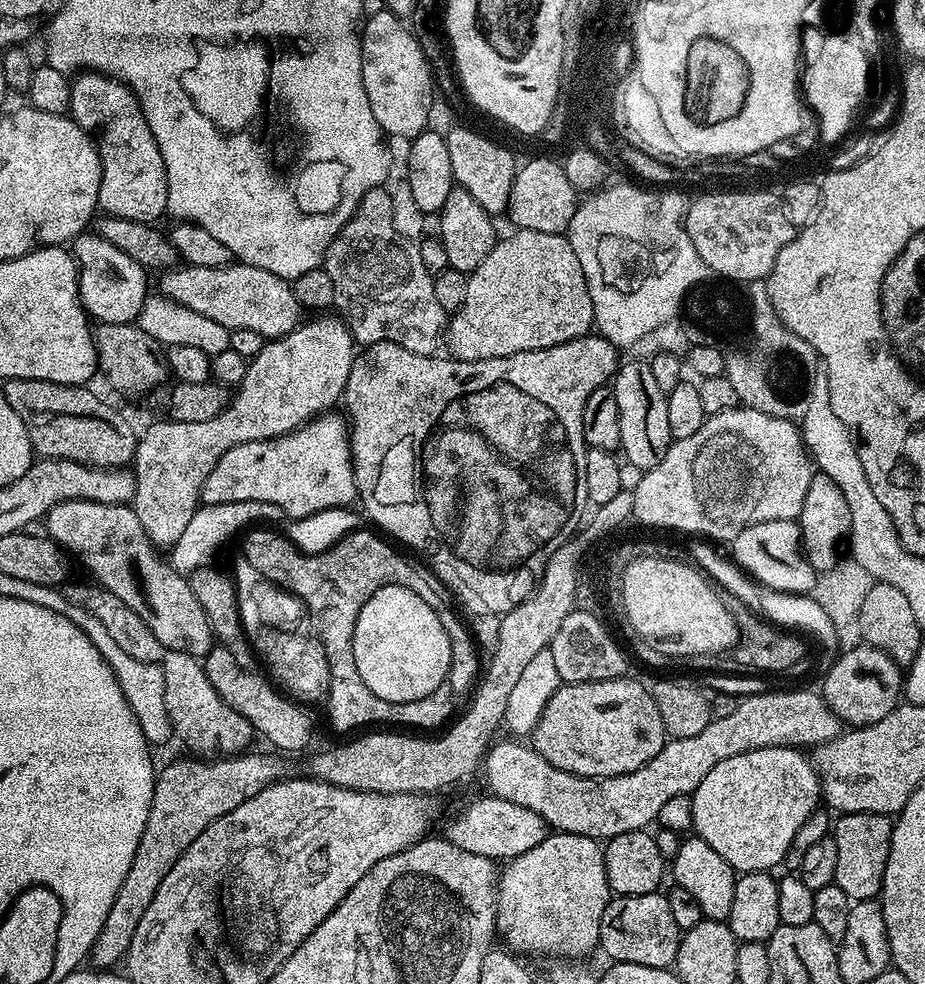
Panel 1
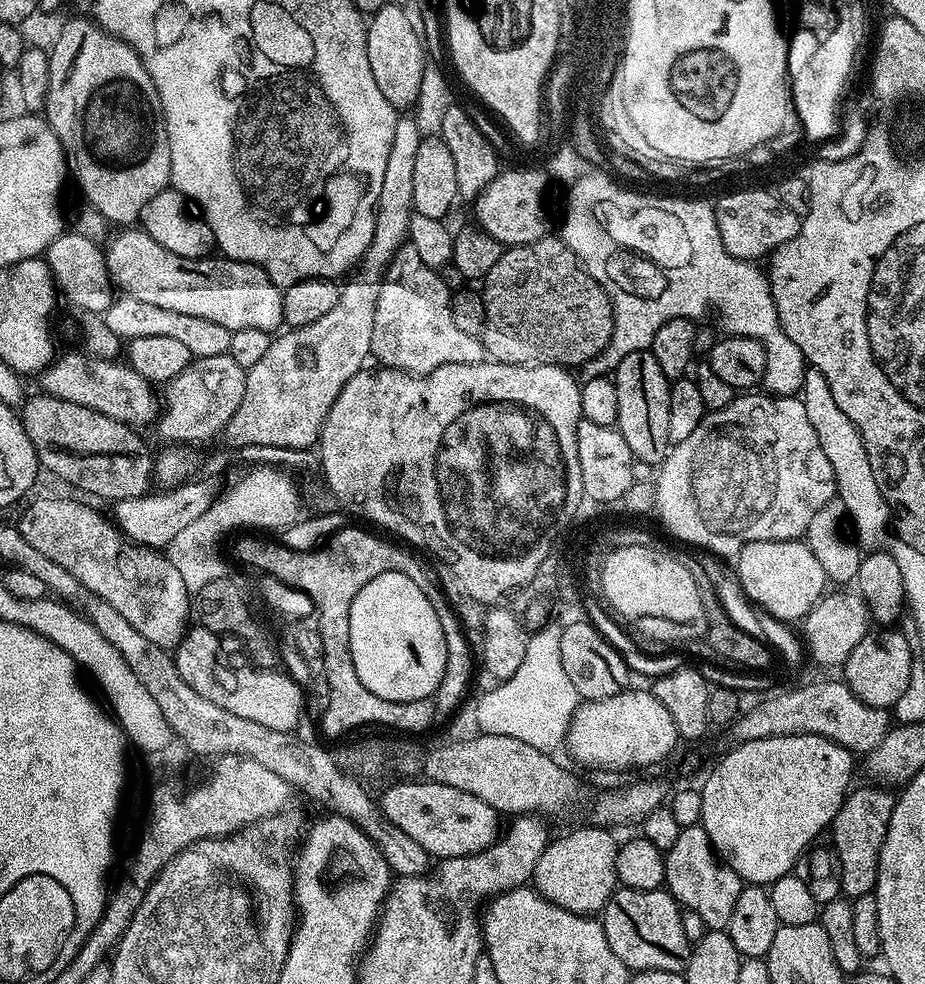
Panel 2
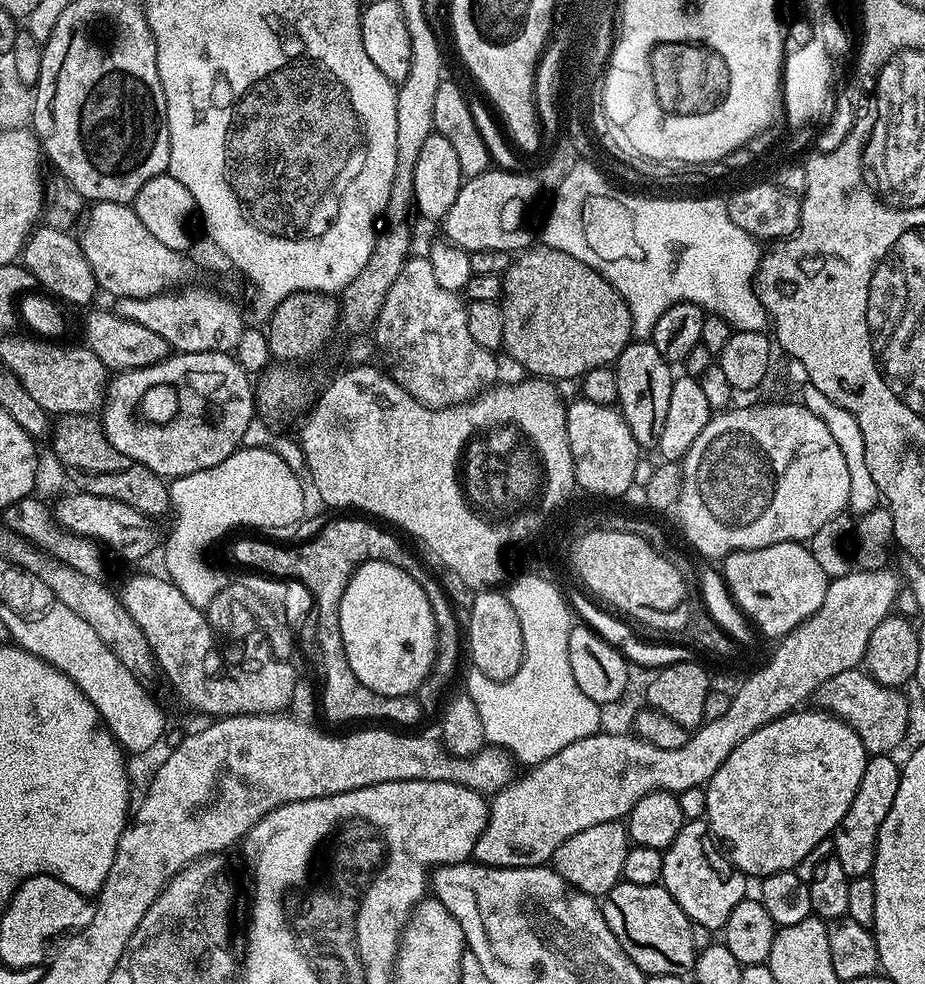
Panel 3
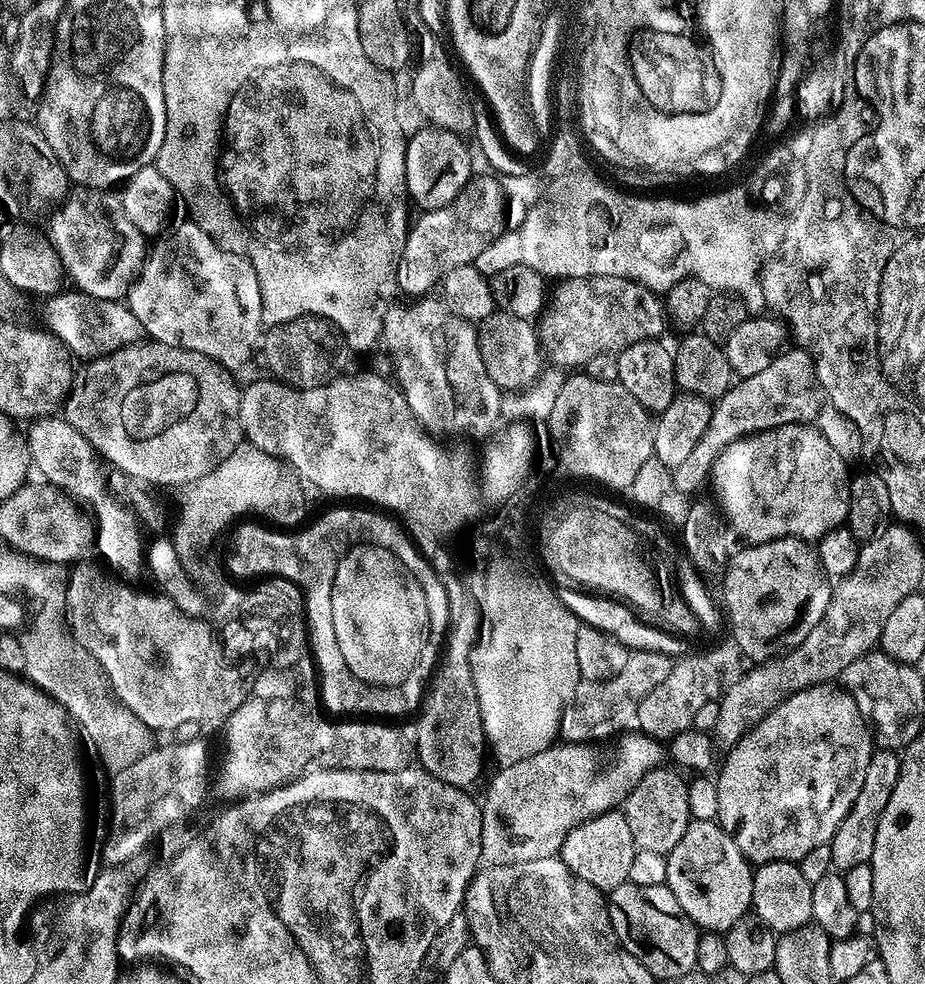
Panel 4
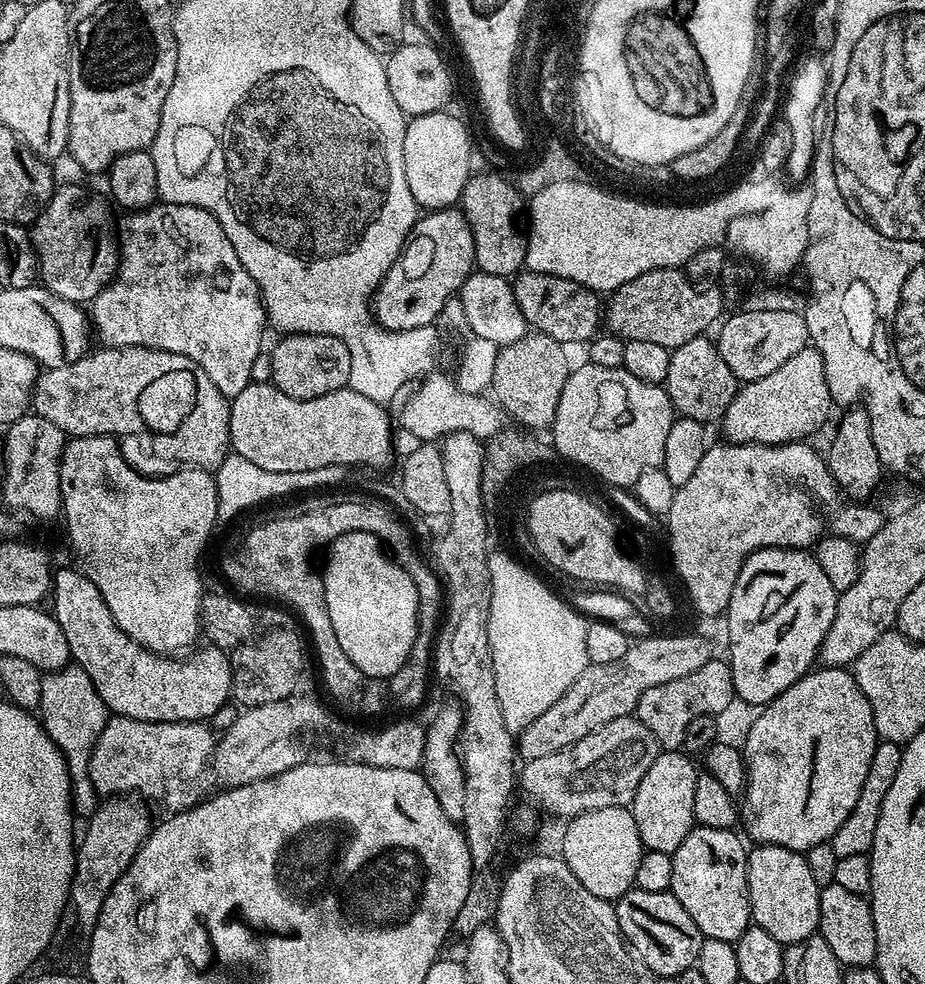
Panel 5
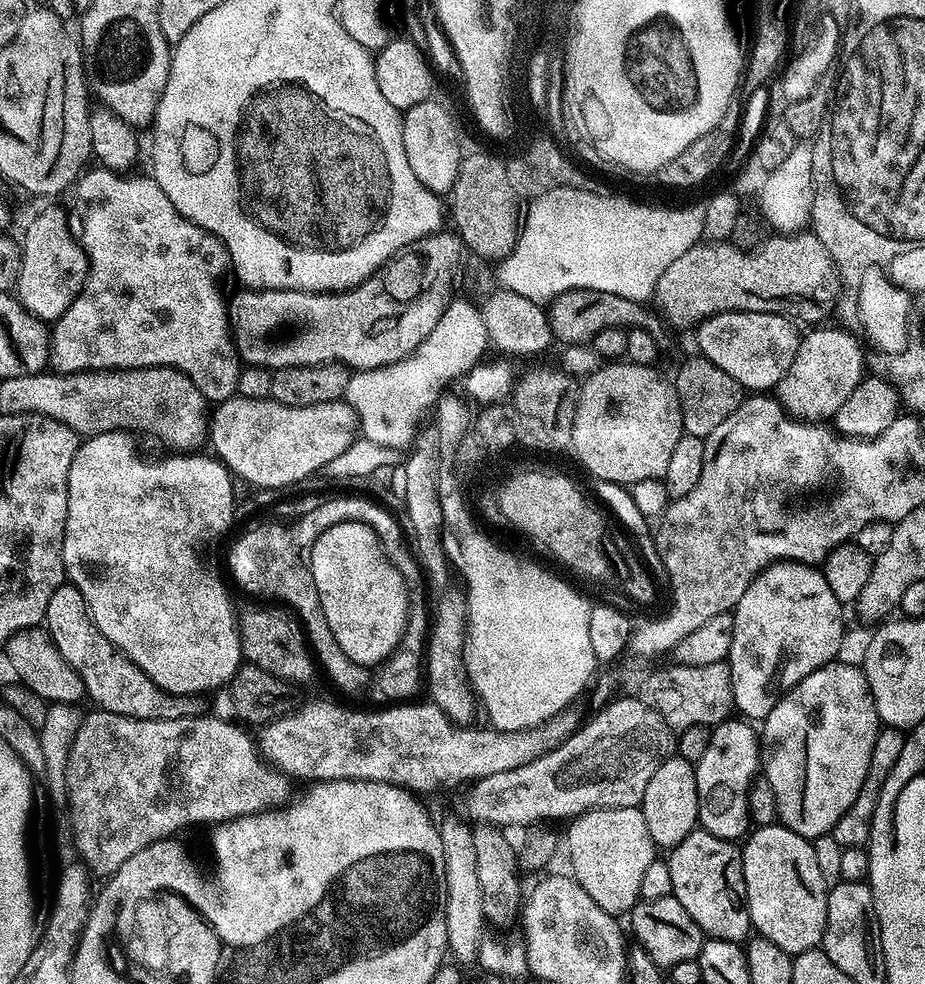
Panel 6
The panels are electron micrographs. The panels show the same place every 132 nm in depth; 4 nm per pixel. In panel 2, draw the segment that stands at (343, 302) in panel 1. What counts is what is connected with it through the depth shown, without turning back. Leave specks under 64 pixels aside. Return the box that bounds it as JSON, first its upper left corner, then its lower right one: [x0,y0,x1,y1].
[372,243,485,376]

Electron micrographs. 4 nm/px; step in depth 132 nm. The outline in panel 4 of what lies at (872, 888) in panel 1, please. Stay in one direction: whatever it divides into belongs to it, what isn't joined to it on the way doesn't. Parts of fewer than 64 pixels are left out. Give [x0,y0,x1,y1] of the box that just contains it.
[830,748,901,874]

